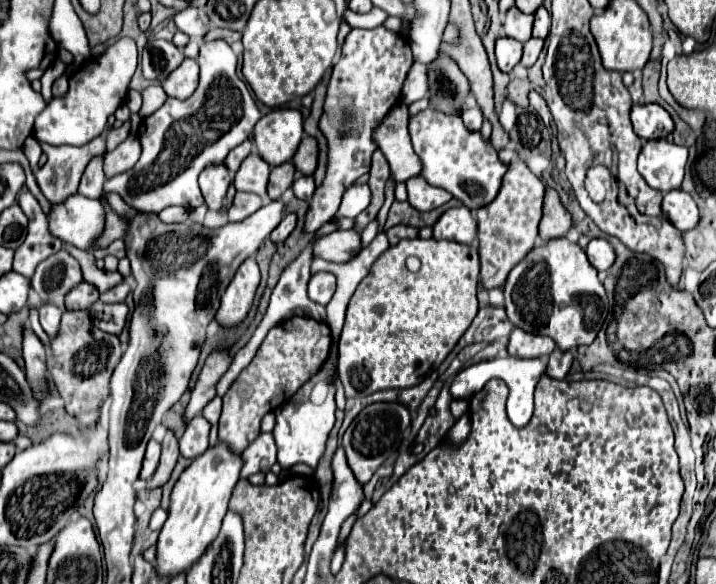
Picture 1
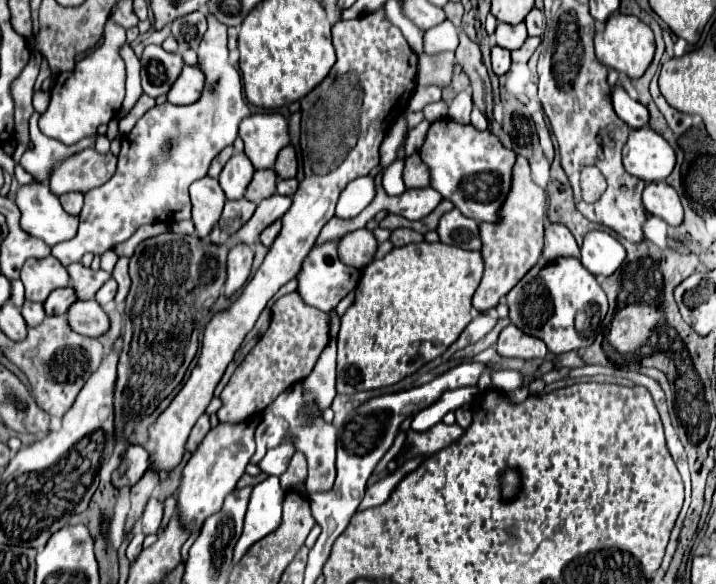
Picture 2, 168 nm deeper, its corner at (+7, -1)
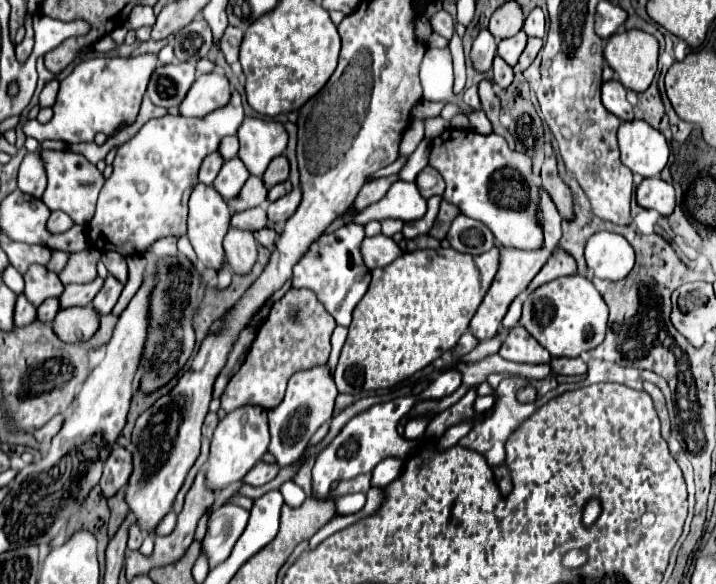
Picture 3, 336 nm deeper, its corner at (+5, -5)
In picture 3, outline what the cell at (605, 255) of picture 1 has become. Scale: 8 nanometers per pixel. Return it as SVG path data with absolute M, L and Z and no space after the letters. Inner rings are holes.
M600 231L586 243L586 263L594 277L620 281L634 267L634 251L622 235Z

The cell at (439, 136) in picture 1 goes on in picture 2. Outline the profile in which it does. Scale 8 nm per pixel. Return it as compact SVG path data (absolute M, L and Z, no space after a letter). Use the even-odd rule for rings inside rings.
M440 119L430 125L426 141L418 153L430 167L432 187L444 199L450 199L454 207L478 223L498 223L498 211L510 193L516 153L506 149L492 131L478 131L474 125Z

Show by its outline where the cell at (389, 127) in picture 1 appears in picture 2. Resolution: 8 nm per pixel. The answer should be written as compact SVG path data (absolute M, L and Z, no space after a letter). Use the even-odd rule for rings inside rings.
M414 153L412 157L406 159L404 167L404 183L408 189L424 189L430 185L430 173L426 163L422 163L420 155Z

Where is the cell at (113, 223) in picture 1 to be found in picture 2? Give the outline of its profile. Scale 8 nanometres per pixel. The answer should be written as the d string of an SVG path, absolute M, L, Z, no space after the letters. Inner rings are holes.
M206 11L208 19L208 31L202 37L202 43L198 47L198 67L206 75L206 87L200 97L200 101L192 105L156 105L154 109L146 111L144 117L134 125L132 133L126 135L121 140L121 150L118 154L118 167L114 177L104 183L102 187L96 187L84 195L84 209L80 213L80 226L73 239L58 243L52 247L52 255L68 267L74 261L80 261L84 253L94 253L102 255L108 249L114 249L114 245L130 239L138 227L150 225L156 221L162 223L178 223L184 219L190 219L190 195L188 187L196 181L202 179L208 173L210 161L222 151L222 147L232 145L234 139L238 137L238 125L244 117L250 115L248 103L244 101L242 95L242 81L240 73L228 63L228 47L226 47L226 25L218 23L214 15Z

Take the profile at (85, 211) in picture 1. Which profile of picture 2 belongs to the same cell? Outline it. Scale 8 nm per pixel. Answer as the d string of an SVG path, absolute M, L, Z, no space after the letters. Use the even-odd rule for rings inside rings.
M46 183L18 187L14 203L18 203L18 209L22 211L22 231L42 239L50 247L72 239L78 231L78 217L72 217L62 209L58 197L50 193Z

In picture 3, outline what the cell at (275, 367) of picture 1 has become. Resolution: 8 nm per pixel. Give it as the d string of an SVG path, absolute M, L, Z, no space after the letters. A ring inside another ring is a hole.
M290 289L280 301L272 305L270 315L258 329L246 361L228 381L228 387L222 393L222 409L230 413L244 405L258 405L262 409L278 407L278 403L284 399L286 383L294 373L318 367L328 361L330 335L334 327L336 321L324 311L312 291Z

